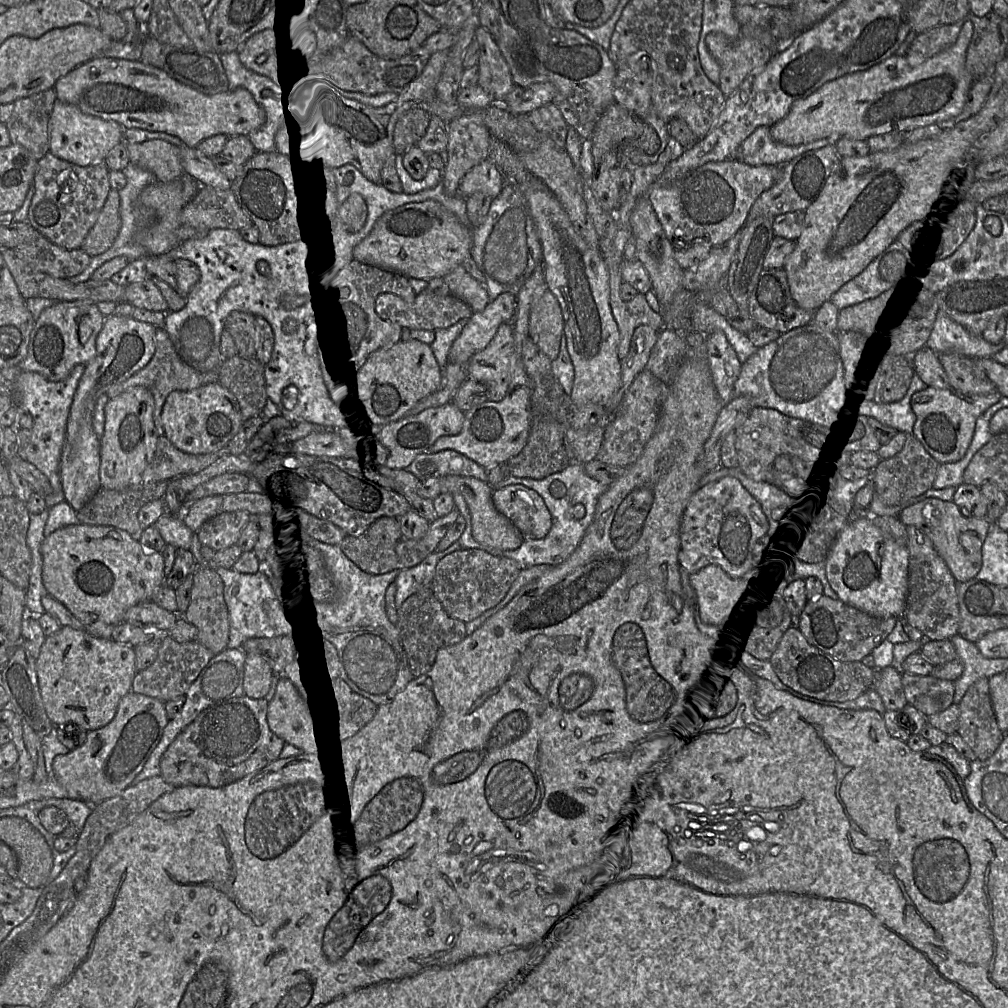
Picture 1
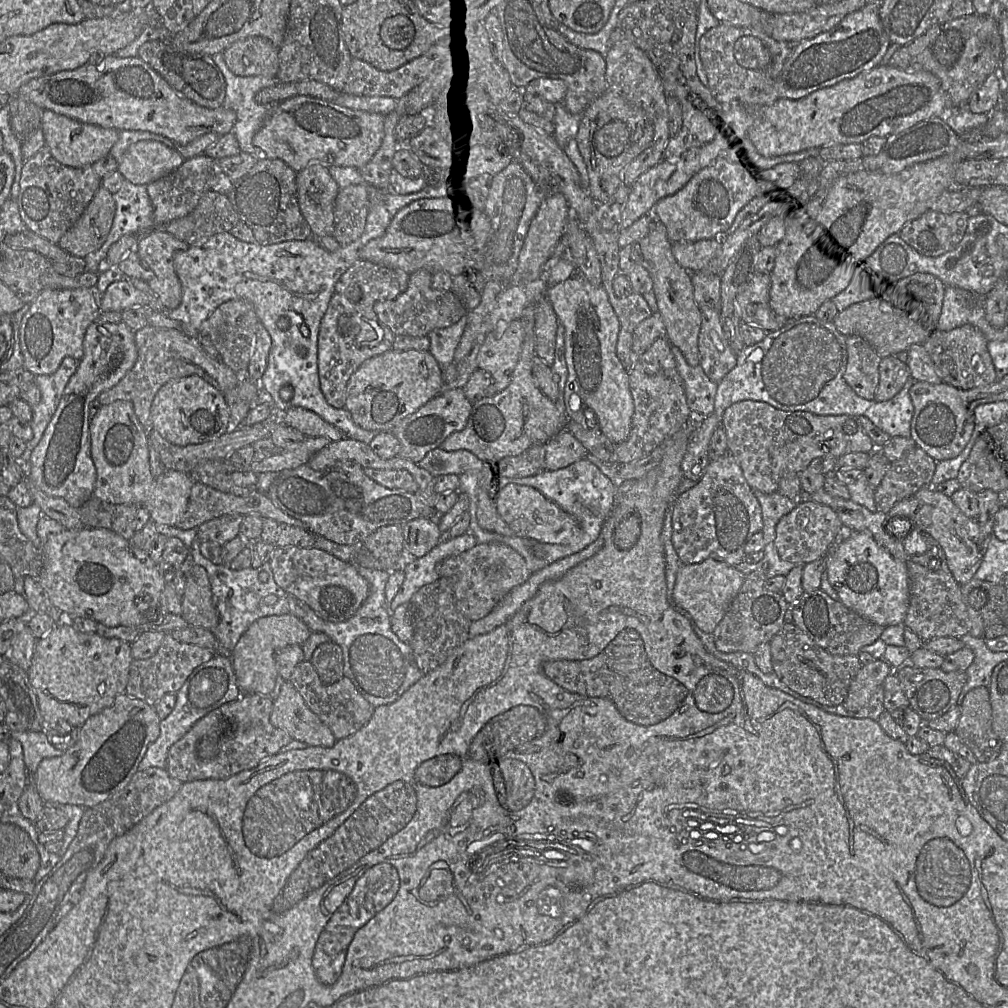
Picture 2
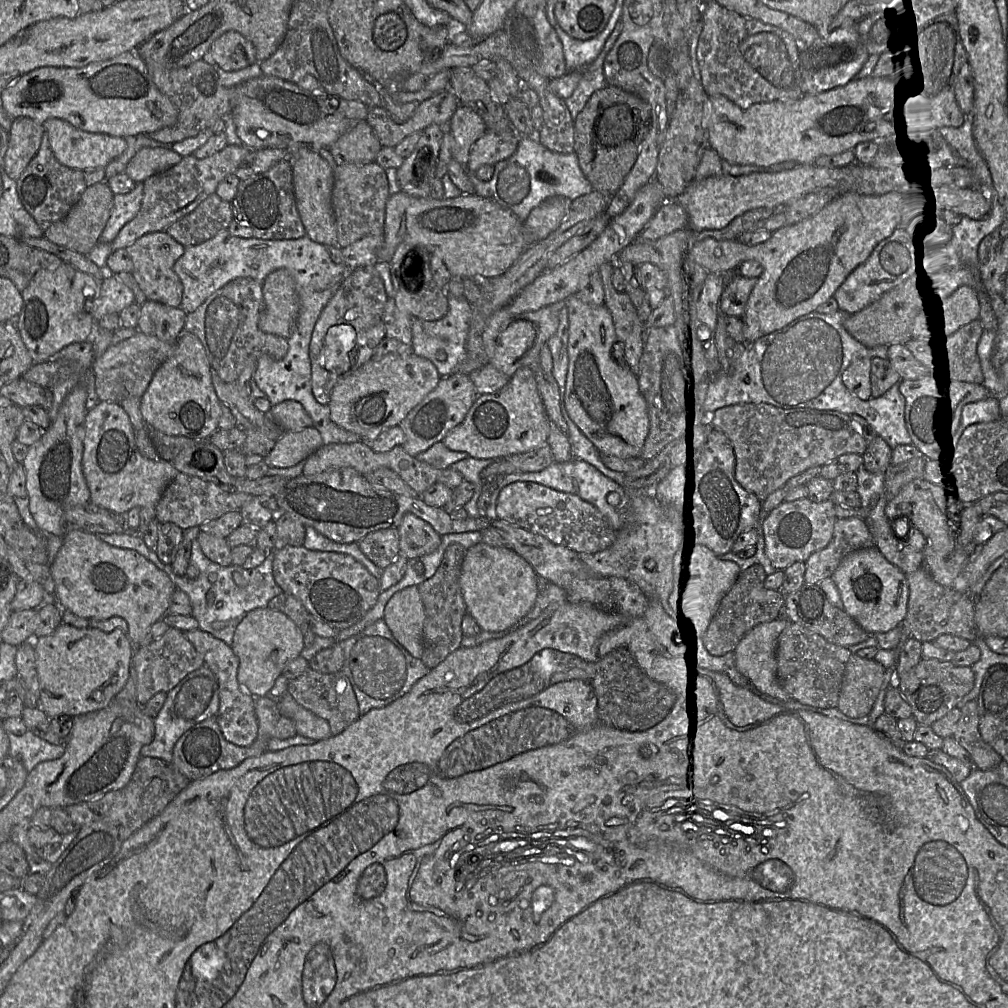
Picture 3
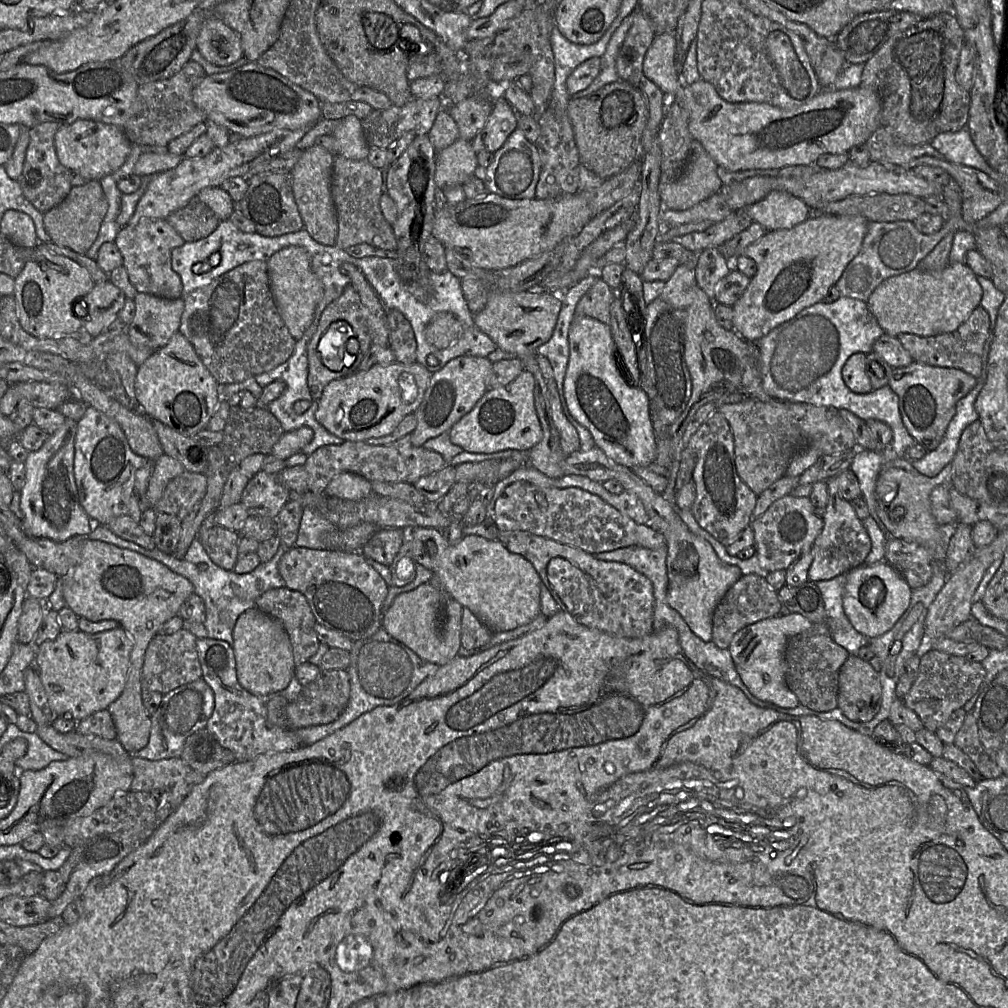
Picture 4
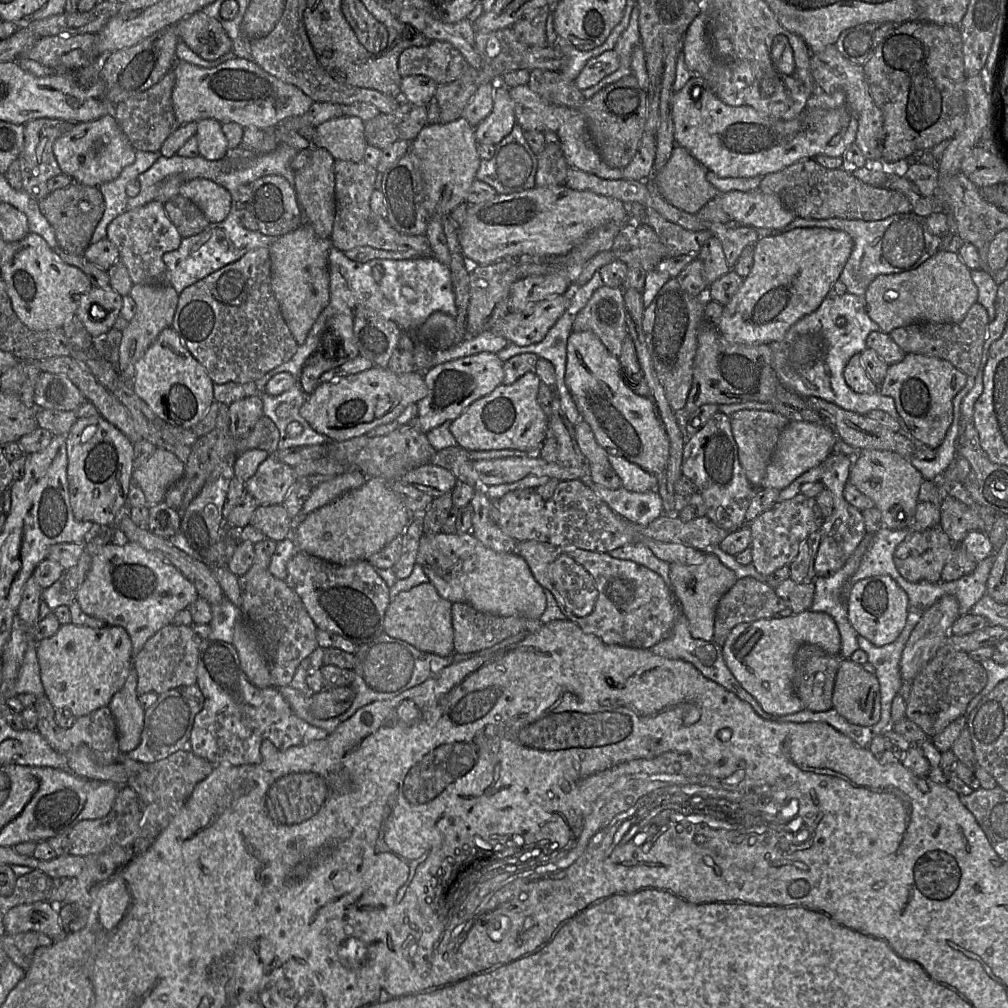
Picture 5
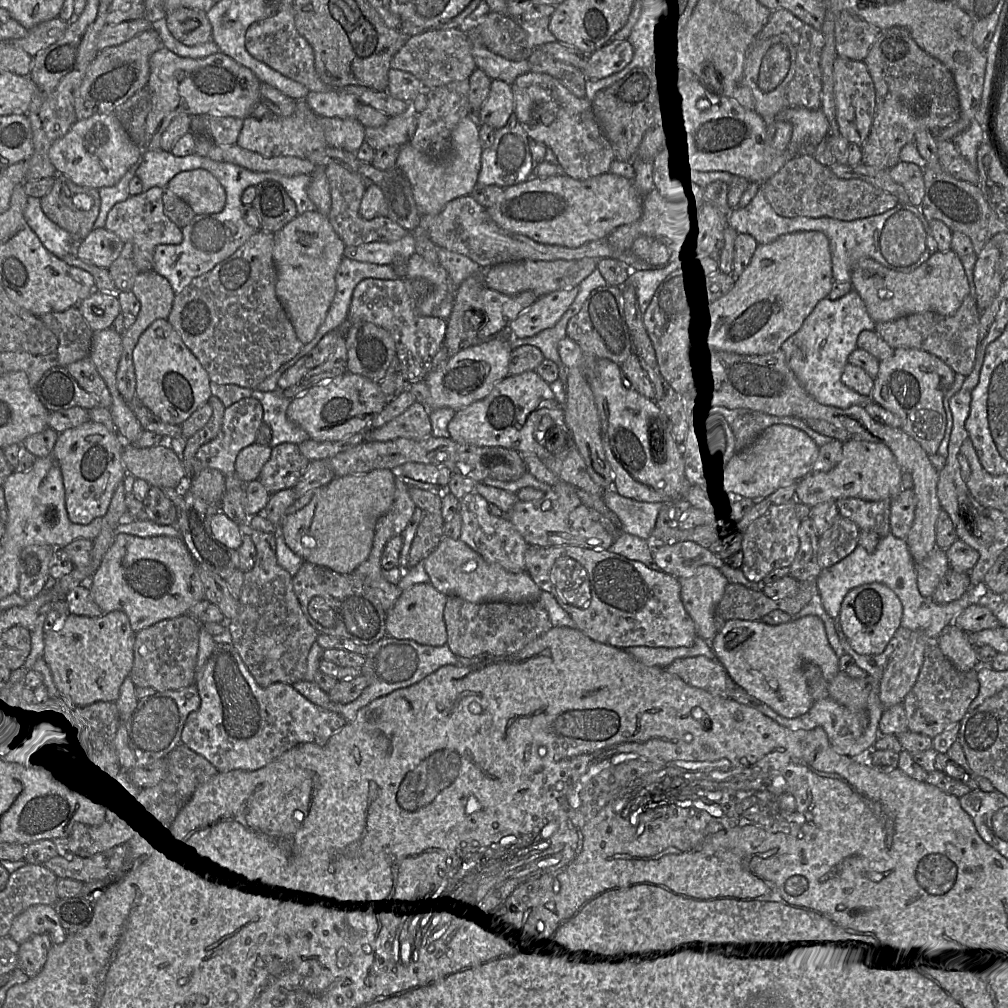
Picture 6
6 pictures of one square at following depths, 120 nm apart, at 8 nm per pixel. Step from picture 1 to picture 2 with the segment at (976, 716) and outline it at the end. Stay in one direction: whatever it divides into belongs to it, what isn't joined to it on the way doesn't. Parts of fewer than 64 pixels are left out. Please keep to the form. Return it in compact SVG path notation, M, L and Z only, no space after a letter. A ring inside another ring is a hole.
M976 687L964 697L955 733L972 751L976 761L988 762L998 756L1002 741L992 729L992 708L987 687Z

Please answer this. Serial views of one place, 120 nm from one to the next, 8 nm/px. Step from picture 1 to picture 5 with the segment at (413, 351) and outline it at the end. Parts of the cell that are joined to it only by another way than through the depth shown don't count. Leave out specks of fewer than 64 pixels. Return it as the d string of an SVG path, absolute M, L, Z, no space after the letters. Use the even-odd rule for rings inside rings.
M388 367L370 369L320 383L300 407L300 415L310 426L331 441L343 441L365 435L376 426L394 421L411 403L427 394L424 373L416 370L395 373Z

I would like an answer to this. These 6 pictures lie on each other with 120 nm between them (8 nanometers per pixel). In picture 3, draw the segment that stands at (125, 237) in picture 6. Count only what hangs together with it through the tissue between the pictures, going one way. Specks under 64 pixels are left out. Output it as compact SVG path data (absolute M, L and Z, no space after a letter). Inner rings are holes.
M157 231L144 234L126 247L126 250L133 262L132 274L147 299L171 307L179 307L182 301L183 284L173 267L184 254L185 246L177 242L166 231Z

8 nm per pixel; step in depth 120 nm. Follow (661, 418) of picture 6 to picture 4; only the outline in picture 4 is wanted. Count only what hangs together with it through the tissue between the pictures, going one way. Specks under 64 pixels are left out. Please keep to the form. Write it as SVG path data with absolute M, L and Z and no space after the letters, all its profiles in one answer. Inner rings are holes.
M574 317L569 332L568 332L568 344L569 344L569 361L564 379L564 396L571 415L584 427L586 427L591 433L596 447L600 448L605 455L614 462L623 465L628 468L636 468L638 466L648 466L652 462L655 462L657 456L657 440L656 433L653 428L653 423L650 415L650 399L646 392L641 387L634 387L628 381L627 378L620 371L620 360L617 358L615 351L615 344L611 334L610 326L591 317Z

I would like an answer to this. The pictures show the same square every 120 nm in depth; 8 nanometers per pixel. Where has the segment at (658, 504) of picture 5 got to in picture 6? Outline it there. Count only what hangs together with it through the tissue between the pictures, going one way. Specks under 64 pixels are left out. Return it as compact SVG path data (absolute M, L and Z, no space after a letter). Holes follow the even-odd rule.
M613 487L604 489L602 499L621 521L621 533L651 541L663 503L642 502L620 495Z

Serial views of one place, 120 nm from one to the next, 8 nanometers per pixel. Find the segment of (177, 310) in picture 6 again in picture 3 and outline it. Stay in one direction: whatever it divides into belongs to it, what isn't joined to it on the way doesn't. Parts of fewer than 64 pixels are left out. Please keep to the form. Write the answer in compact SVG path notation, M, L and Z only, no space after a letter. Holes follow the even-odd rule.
M237 278L211 294L194 312L187 314L184 332L196 335L203 344L212 372L225 382L236 382L244 370L248 359L259 359L263 354L275 360L282 359L289 348L286 338L260 330L258 321L264 306L263 285L251 278Z

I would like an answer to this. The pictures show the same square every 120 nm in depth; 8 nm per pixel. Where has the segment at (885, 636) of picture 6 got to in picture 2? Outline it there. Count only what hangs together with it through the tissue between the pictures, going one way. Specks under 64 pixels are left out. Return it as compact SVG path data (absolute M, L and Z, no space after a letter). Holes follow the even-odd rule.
M854 531L840 542L828 562L826 572L839 601L846 607L883 627L903 623L909 607L909 576L906 562L895 559L881 548L869 532Z

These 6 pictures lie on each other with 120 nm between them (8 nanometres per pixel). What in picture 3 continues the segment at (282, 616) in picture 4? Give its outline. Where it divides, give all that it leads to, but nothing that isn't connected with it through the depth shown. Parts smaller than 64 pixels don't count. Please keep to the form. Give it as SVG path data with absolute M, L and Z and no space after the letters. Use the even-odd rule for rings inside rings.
M283 592L272 598L267 605L267 608L280 611L287 615L302 632L304 646L309 647L312 645L316 635L311 631L309 626L311 614L299 599Z

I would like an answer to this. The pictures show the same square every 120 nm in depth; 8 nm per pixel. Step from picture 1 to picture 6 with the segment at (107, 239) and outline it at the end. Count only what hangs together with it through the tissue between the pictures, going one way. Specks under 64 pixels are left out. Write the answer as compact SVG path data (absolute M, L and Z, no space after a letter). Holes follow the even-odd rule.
M57 175L52 189L42 198L41 207L45 215L60 228L66 230L74 241L74 253L75 247L83 241L88 234L94 229L94 222L98 217L100 210L100 196L99 191L96 188L86 187L75 184L68 177L64 175Z

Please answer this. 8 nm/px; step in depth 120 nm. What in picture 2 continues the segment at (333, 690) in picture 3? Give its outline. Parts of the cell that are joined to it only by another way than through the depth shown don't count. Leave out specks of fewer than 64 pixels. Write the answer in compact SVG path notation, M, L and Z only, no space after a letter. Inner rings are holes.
M304 660L299 663L289 682L300 693L307 707L329 727L336 740L356 733L370 720L375 709L357 692L352 682L345 676L333 684L324 684L310 661Z

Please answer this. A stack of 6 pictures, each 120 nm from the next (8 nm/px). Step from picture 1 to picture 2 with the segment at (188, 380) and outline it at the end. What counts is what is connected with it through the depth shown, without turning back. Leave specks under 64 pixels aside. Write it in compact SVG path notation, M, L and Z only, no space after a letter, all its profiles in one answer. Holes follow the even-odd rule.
M146 325L135 331L138 357L132 369L112 388L103 391L98 398L102 405L116 400L126 400L133 404L135 414L141 424L152 429L151 405L159 389L175 378L197 375L224 393L237 385L237 374L220 361L212 358L200 344L198 337L186 335L180 329L158 328Z

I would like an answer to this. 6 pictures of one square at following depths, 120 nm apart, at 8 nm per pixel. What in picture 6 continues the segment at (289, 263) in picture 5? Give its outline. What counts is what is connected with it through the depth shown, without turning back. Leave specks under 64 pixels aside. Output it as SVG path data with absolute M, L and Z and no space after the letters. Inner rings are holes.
M318 211L297 215L274 233L273 260L276 295L289 317L298 339L307 344L324 322L336 294L335 276L346 246L334 231L328 216Z

